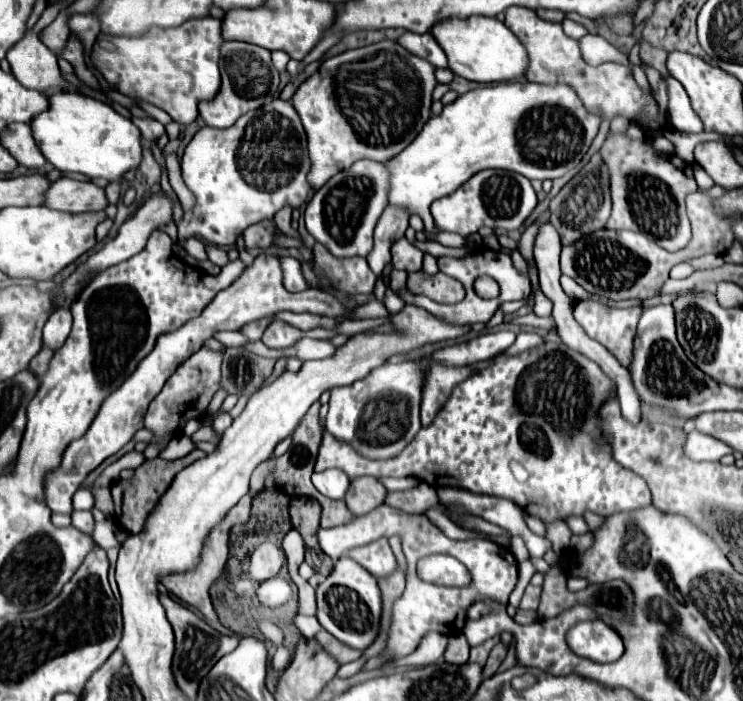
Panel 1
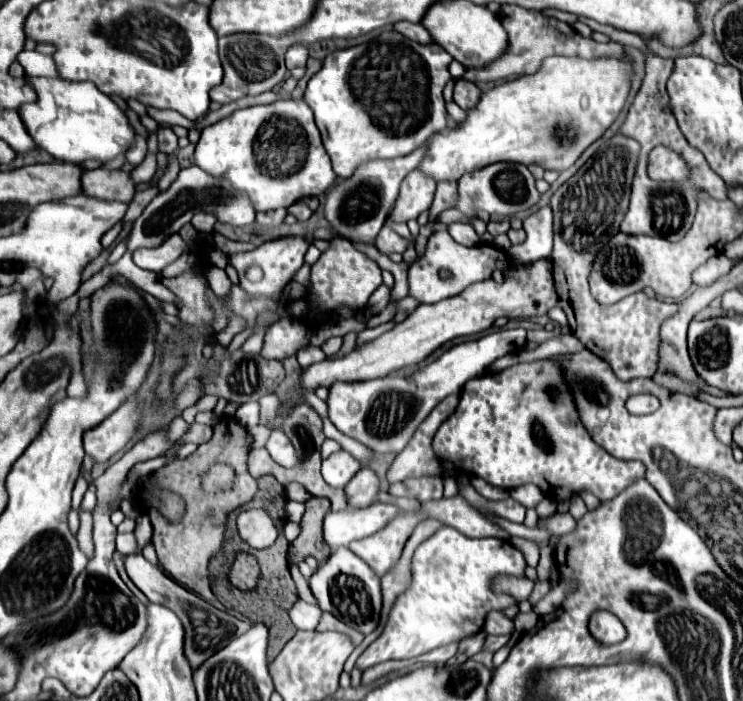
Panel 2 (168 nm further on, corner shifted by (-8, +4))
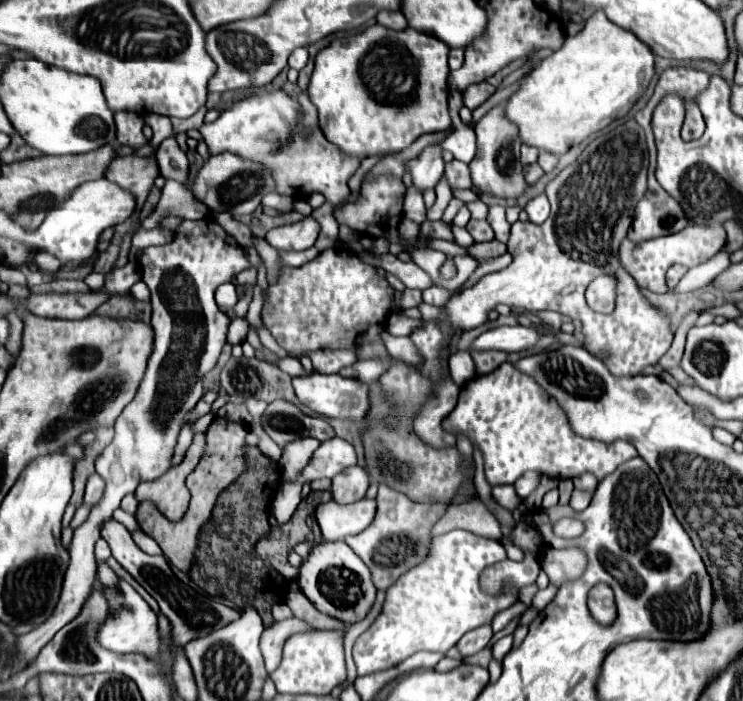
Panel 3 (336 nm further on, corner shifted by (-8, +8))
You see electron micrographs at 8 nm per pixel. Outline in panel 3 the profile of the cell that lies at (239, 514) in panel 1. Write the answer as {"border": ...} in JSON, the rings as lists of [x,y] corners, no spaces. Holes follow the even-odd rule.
{"border":[[[214,417],[214,421],[210,423],[210,427],[206,431],[206,449],[204,449],[204,455],[202,455],[200,463],[196,465],[196,469],[186,479],[186,487],[190,489],[192,499],[190,499],[188,513],[180,521],[176,521],[176,523],[168,521],[154,505],[148,505],[146,501],[140,503],[140,507],[138,507],[136,519],[140,521],[142,531],[146,535],[150,535],[160,545],[164,557],[176,569],[180,569],[186,575],[190,573],[190,569],[194,565],[200,529],[210,521],[212,509],[216,505],[218,495],[226,487],[230,487],[232,483],[236,483],[242,473],[246,473],[246,447],[248,447],[246,435],[248,433],[250,433],[250,427],[244,425],[244,423],[236,423],[236,421],[230,421],[226,417]]]}

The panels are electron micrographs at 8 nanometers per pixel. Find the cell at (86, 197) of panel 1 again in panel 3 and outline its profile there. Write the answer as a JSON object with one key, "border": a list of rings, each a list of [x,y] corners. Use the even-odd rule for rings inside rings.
{"border":[[[114,157],[104,173],[104,179],[116,183],[124,191],[132,193],[136,199],[136,205],[142,209],[148,191],[154,185],[154,179],[158,177],[158,165],[148,157]]]}

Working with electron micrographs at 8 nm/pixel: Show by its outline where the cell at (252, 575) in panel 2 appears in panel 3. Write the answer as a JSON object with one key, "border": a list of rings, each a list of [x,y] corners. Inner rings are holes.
{"border":[[[308,495],[302,499],[296,513],[286,525],[272,527],[268,539],[260,539],[256,543],[256,555],[268,561],[286,579],[294,579],[298,575],[298,571],[288,563],[288,555],[294,551],[294,547],[298,543],[322,543],[322,533],[314,517],[316,505],[318,497]]]}

